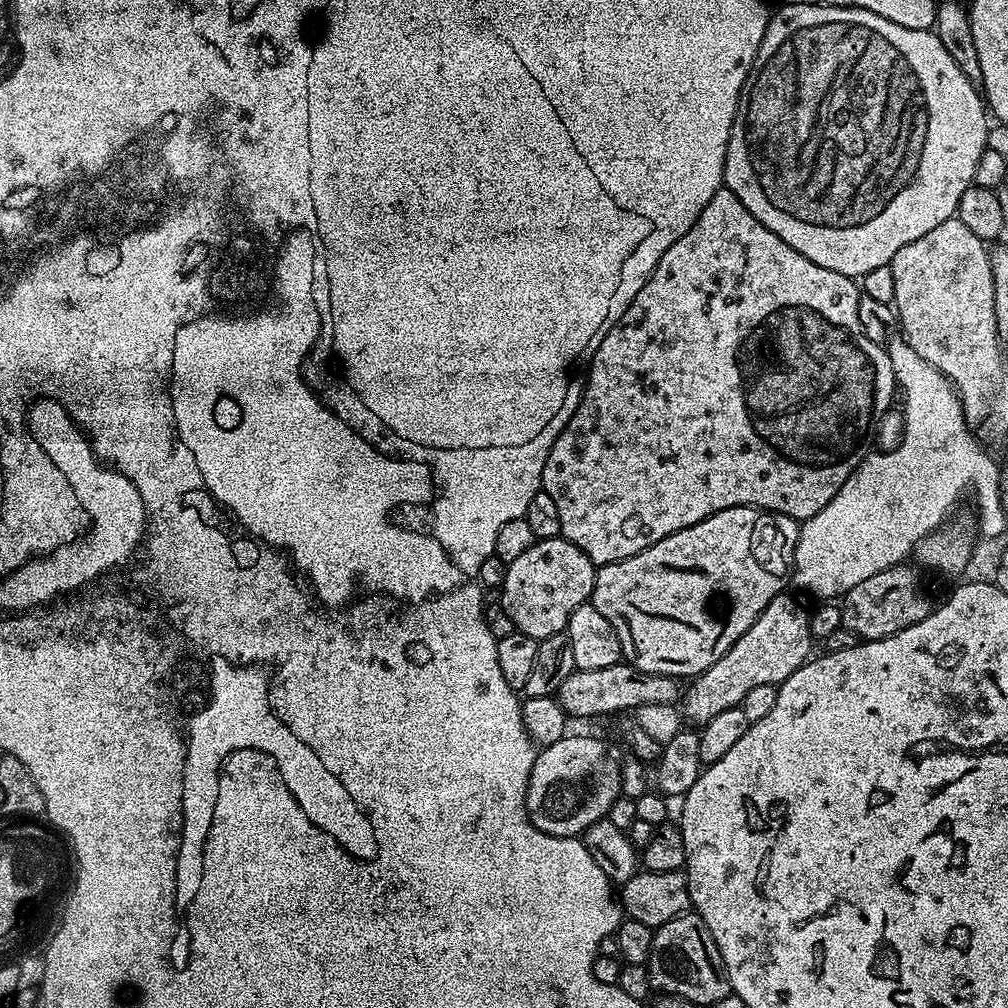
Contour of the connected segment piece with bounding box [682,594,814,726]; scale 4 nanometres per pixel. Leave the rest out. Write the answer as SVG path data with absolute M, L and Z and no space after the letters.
M788 595L775 596L766 610L762 610L754 626L750 626L750 630L746 630L746 634L742 634L742 638L738 638L738 642L734 642L730 650L718 658L718 662L714 662L714 666L695 677L689 683L692 684L689 688L687 685L682 705L685 718L692 723L689 725L703 726L710 722L710 718L722 714L722 710L740 707L742 698L746 698L746 693L754 690L754 686L779 686L786 678L790 678L790 674L794 674L794 670L808 663L814 647L808 625L809 613L806 610L804 612L803 606Z

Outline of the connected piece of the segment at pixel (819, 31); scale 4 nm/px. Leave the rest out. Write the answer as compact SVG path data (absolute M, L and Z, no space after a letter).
M822 2L788 4L785 8L778 9L777 12L775 9L769 15L766 34L762 38L762 46L758 46L758 54L752 63L744 90L740 93L736 121L730 130L730 142L726 146L723 187L731 190L738 198L738 202L742 202L742 206L746 206L746 210L750 210L750 214L754 214L754 218L758 218L758 222L762 222L762 226L774 230L774 234L778 234L778 238L782 238L782 242L794 246L794 250L798 250L798 254L802 254L806 258L810 258L810 262L818 262L818 266L826 266L826 270L838 270L838 274L862 278L866 274L870 274L870 270L878 270L878 266L891 264L894 254L898 254L898 250L902 250L902 246L914 242L914 238L922 238L922 234L930 234L930 230L934 230L934 226L955 217L958 198L962 198L962 194L966 194L966 190L973 187L972 179L974 178L974 170L978 166L978 158L982 158L985 148L989 147L988 120L990 121L990 112L986 107L983 95L978 91L977 85L972 84L970 78L966 78L966 74L962 74L962 70L958 70L958 62L954 62L954 58L950 58L950 54L946 54L946 46L942 46L942 42L938 42L935 31L910 30L906 26L898 26L870 10L862 10L861 8L826 6Z

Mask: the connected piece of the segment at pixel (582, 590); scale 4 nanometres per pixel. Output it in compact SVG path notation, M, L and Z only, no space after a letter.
M563 536L537 540L519 558L508 565L503 588L498 592L498 603L512 616L512 627L530 638L541 641L550 634L565 631L568 616L578 606L589 603L596 581L597 565L574 542Z

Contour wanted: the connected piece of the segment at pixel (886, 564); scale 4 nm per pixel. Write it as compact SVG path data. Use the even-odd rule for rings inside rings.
M902 338L889 340L886 347L896 387L902 396L904 392L904 433L900 436L900 445L893 452L876 450L865 456L850 478L846 478L838 494L834 494L834 498L830 498L818 514L800 524L800 537L792 559L794 584L796 580L798 587L816 596L843 597L865 578L882 574L882 570L893 568L895 564L905 563L922 540L953 515L957 506L952 502L952 496L960 496L964 476L1000 476L1002 471L1001 465L996 465L980 449L981 441L964 420L964 411L952 383L934 370L926 358L914 354L912 347Z

